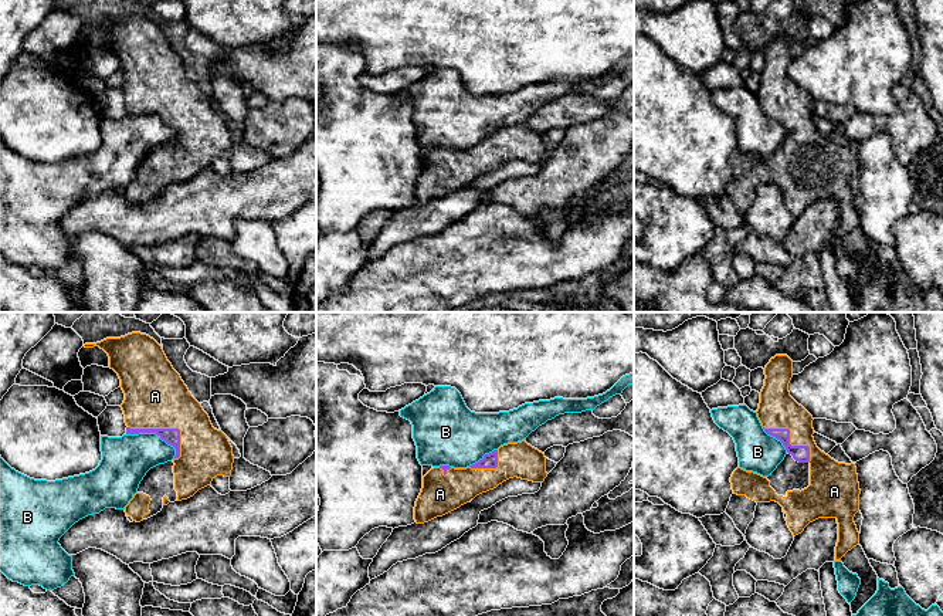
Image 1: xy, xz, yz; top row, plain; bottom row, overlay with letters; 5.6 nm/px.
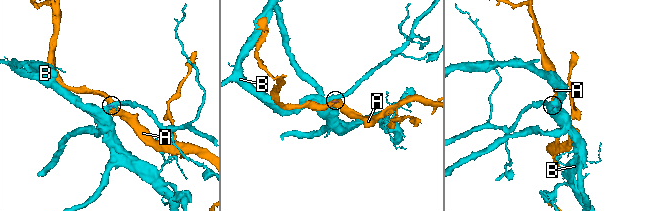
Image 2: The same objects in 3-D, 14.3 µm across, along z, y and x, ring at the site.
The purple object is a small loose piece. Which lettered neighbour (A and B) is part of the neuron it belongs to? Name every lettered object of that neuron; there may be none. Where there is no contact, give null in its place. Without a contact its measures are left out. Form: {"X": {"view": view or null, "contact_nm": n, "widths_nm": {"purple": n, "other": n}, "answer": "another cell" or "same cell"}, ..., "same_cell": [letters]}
{"A": {"view": "xy", "contact_nm": 340, "widths_nm": {"purple": 100, "other": 360}, "answer": "same cell"}, "B": {"view": "xy", "contact_nm": 320, "widths_nm": {"purple": 100, "other": 280}, "answer": "another cell"}, "same_cell": ["A"]}

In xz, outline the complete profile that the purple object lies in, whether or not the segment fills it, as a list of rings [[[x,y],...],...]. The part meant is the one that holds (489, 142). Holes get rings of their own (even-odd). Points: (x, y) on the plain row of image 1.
[[[522,122],[501,128],[467,150],[434,149],[423,159],[414,202],[424,206],[442,199],[513,159],[543,165],[545,136]]]

